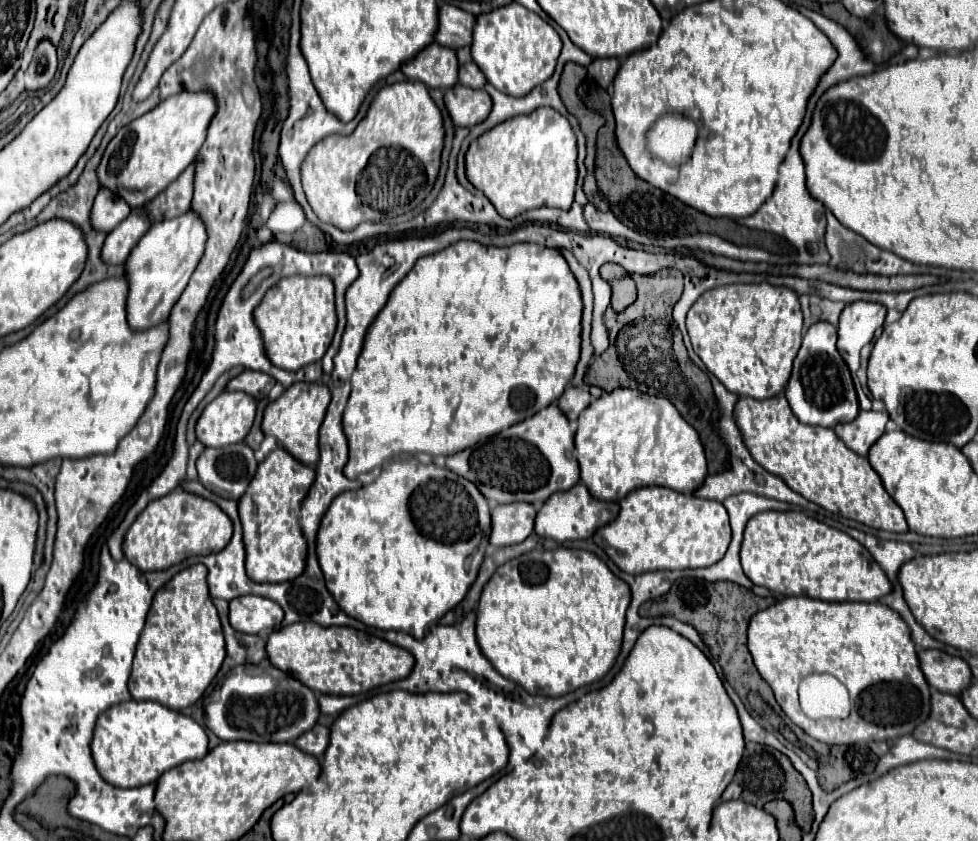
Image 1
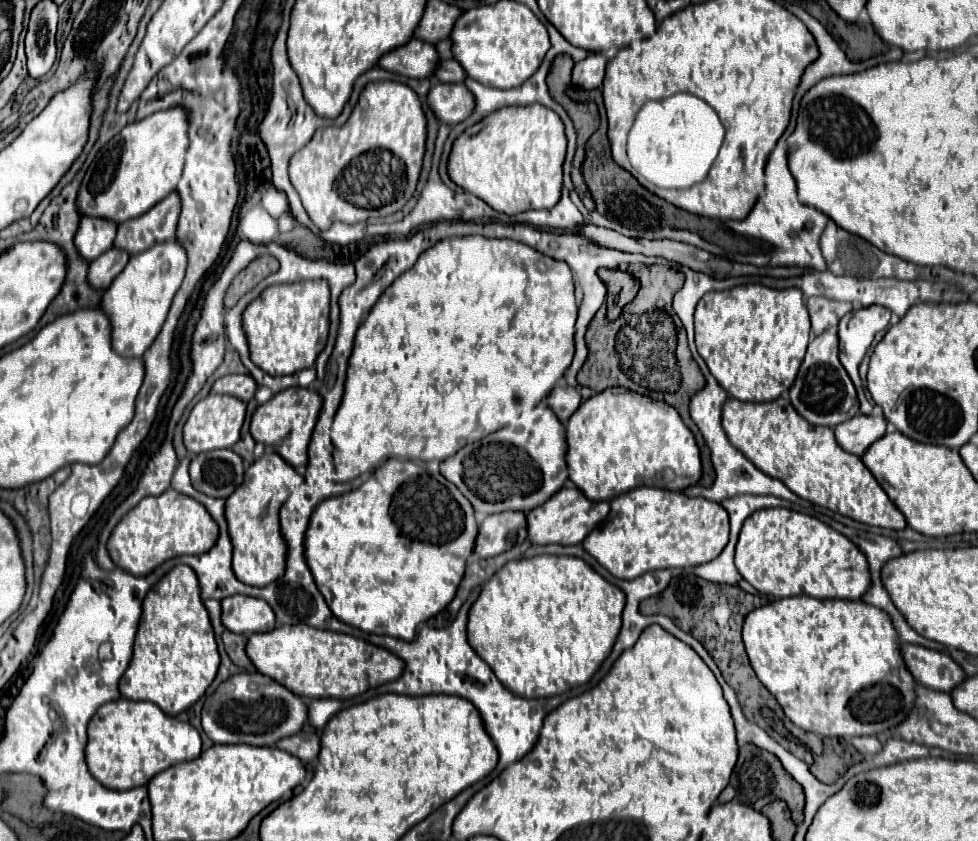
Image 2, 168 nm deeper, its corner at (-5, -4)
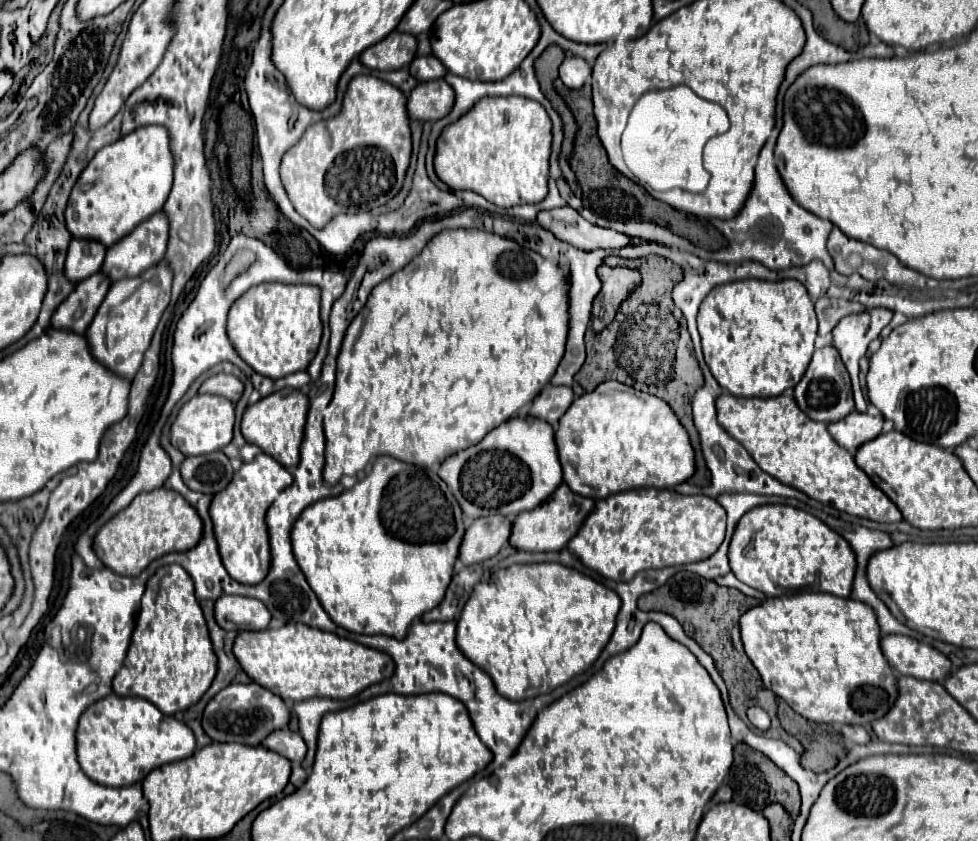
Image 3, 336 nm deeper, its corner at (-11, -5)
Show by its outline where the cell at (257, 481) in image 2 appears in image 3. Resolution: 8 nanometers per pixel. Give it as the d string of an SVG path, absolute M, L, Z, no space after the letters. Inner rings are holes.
M258 454L252 462L246 462L236 474L234 480L230 482L230 486L226 486L226 490L218 492L210 504L210 516L214 522L214 530L216 530L216 540L218 540L218 550L222 556L222 562L228 570L228 574L240 582L240 584L258 584L266 578L266 574L270 572L270 534L268 534L268 526L266 526L266 512L272 506L272 502L280 496L280 492L284 488L288 488L294 482L292 474L278 462L274 462L274 458L270 458L268 454Z

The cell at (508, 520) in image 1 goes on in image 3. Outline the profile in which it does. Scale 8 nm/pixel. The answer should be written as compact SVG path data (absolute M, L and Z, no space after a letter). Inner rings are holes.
M490 516L478 518L468 526L462 546L460 546L460 560L468 564L484 562L500 552L502 546L508 544L512 534L512 520L506 516Z

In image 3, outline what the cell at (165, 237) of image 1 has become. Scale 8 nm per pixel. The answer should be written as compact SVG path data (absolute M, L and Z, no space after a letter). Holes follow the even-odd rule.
M166 260L158 262L154 268L146 270L138 278L124 278L122 282L114 282L98 308L96 318L86 330L86 338L90 342L90 350L96 360L100 360L112 372L134 378L138 368L142 366L144 352L150 346L150 340L158 328L158 322L170 304L170 286L172 286L172 270Z

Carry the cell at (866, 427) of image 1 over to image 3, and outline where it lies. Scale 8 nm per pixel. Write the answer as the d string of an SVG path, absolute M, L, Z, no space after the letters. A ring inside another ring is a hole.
M852 412L848 414L848 418L828 424L828 432L840 446L844 446L848 452L854 454L858 446L870 442L882 432L882 424L884 424L882 416Z

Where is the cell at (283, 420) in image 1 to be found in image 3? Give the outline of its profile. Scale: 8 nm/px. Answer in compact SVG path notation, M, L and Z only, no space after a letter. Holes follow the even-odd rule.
M296 388L278 390L276 394L270 394L262 398L256 404L250 404L242 416L240 430L246 438L246 442L260 446L266 454L270 454L274 460L278 460L284 468L294 470L298 466L300 458L300 446L302 446L302 430L306 428L306 410L310 410L308 396Z

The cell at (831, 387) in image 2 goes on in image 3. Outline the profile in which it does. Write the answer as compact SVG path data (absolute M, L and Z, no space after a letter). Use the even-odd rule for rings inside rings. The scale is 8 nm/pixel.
M826 344L824 348L814 352L806 374L802 376L802 380L794 388L794 398L796 398L796 402L800 406L800 410L806 412L806 416L816 420L816 422L826 422L826 424L838 422L838 420L846 418L850 412L854 412L850 376L848 376L846 368L844 368L844 364L840 360L838 350L832 344Z

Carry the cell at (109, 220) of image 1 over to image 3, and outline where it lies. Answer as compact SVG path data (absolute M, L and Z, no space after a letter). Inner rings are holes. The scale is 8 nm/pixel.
M72 240L68 256L66 256L64 272L72 282L80 282L102 268L104 256L106 256L106 246L98 246L98 242Z

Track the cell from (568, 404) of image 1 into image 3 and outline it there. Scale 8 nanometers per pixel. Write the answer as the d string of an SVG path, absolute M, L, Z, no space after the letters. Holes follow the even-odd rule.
M546 386L538 398L534 398L530 414L544 418L552 426L558 426L558 418L570 408L574 402L574 392L568 386Z

